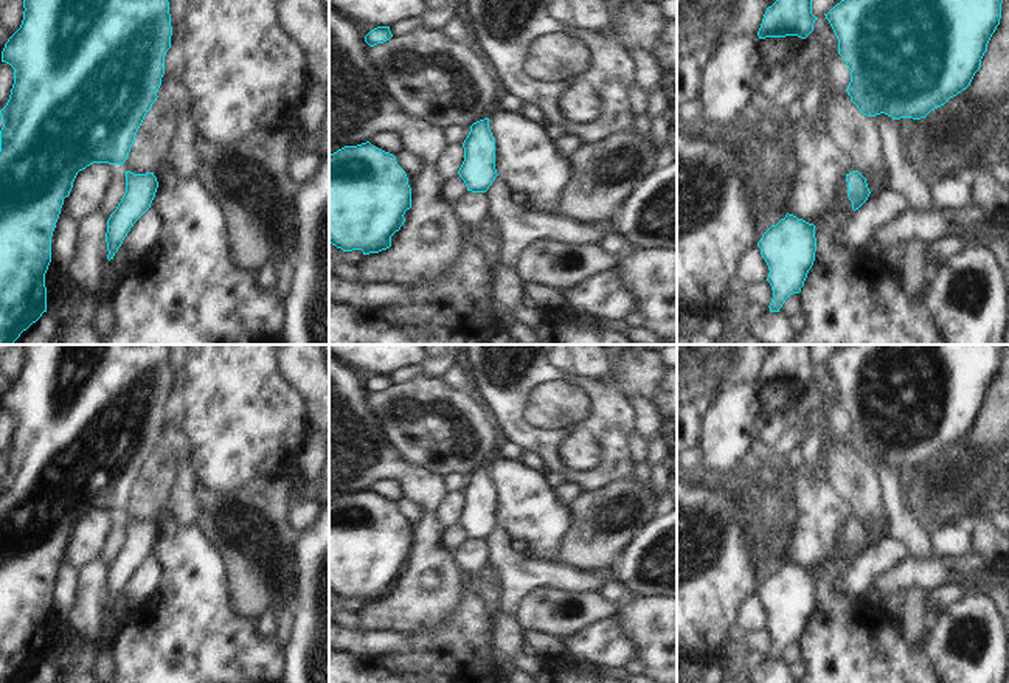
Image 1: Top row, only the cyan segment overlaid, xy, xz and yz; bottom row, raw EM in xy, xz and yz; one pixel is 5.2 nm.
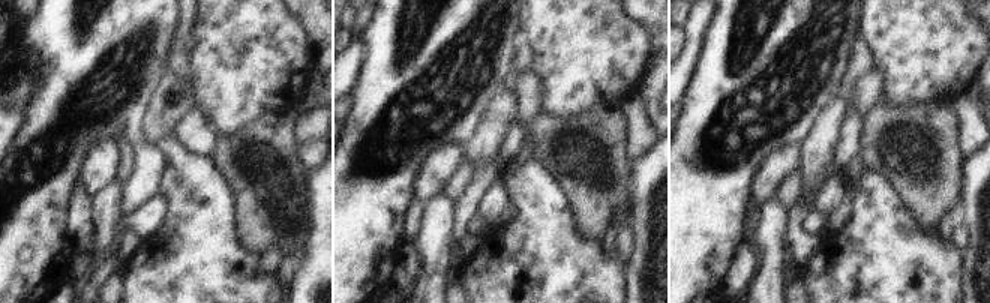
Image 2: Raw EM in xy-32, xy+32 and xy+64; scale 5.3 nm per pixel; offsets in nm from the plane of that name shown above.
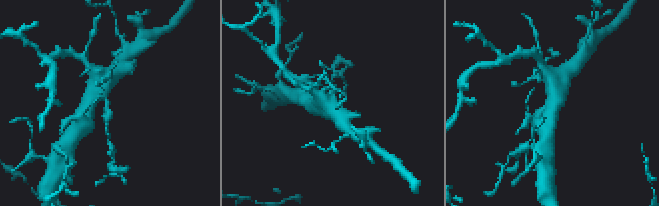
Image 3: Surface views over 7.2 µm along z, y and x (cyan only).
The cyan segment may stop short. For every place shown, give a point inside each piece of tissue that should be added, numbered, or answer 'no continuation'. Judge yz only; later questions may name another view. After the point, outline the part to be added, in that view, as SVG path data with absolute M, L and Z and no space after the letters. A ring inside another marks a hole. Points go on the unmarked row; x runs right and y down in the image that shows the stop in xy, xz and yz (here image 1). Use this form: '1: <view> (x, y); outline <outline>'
no continuation

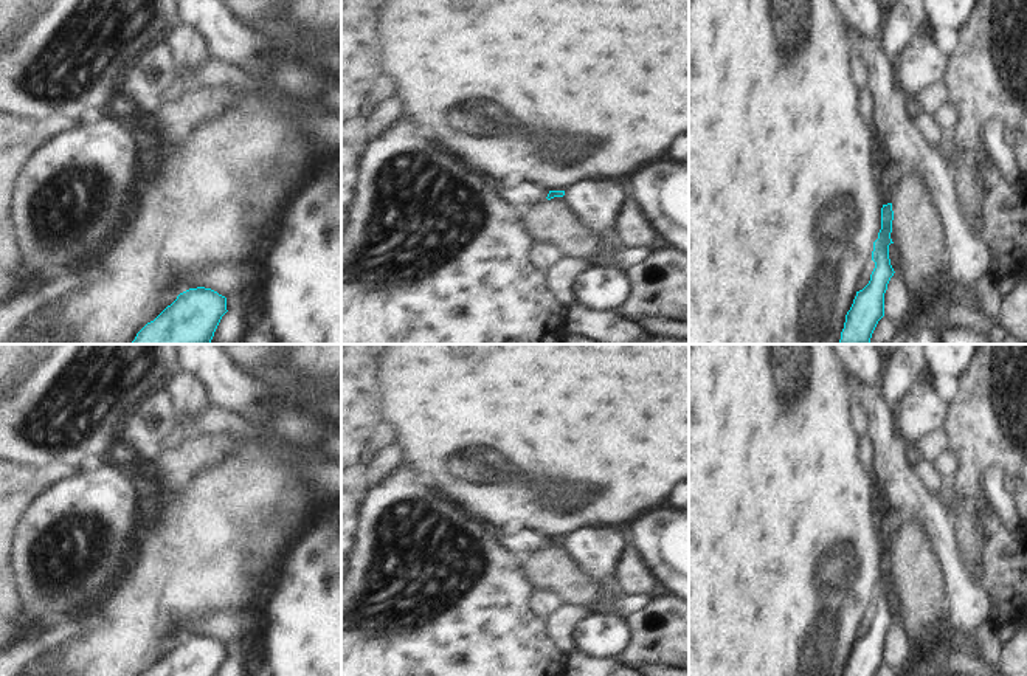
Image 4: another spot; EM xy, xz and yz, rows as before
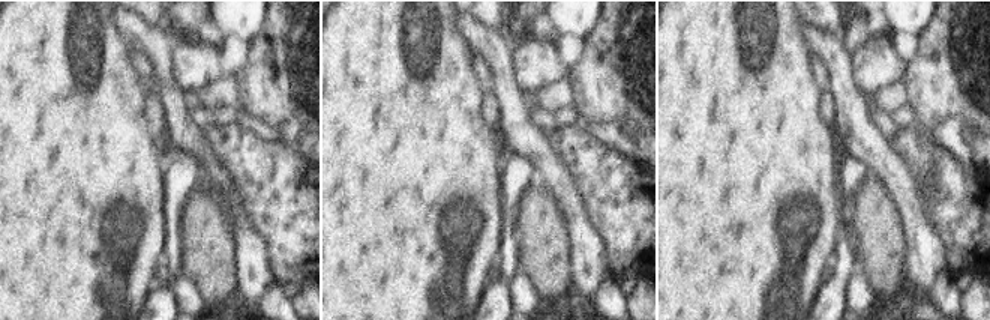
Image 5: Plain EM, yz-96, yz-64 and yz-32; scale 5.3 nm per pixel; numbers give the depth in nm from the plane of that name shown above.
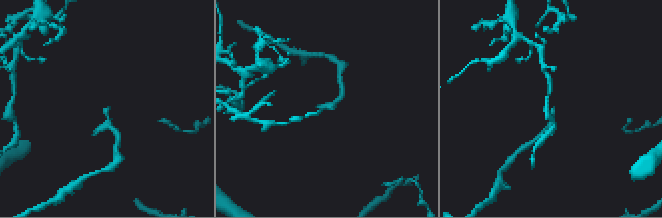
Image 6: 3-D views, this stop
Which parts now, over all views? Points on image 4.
1: xz (520, 540); outline M514 524L504 527L501 541L510 552L526 557L532 552L546 549L549 535L537 529L527 529L524 526Z

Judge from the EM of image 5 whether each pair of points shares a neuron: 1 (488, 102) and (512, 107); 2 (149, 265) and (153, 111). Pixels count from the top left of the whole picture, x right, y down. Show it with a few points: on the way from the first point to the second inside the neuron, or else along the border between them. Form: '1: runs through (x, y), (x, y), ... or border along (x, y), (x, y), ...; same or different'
1: border along (489, 87), (495, 95), (500, 113), (498, 131); different
2: border along (144, 101), (144, 117), (150, 132), (162, 141); different

